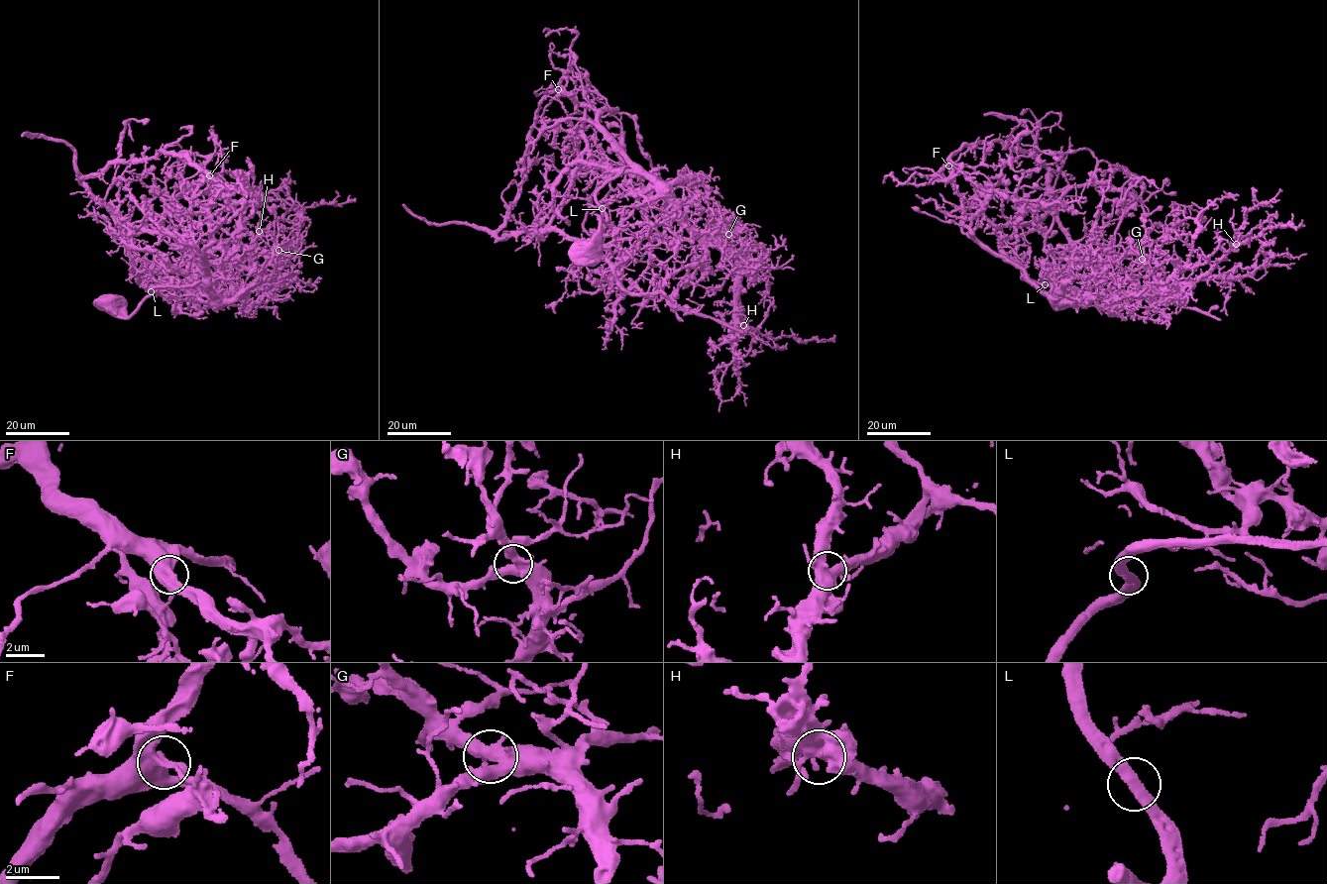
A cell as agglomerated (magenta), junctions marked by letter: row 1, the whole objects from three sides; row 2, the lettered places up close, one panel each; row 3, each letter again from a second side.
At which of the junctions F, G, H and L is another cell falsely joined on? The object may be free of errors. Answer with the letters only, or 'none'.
F

